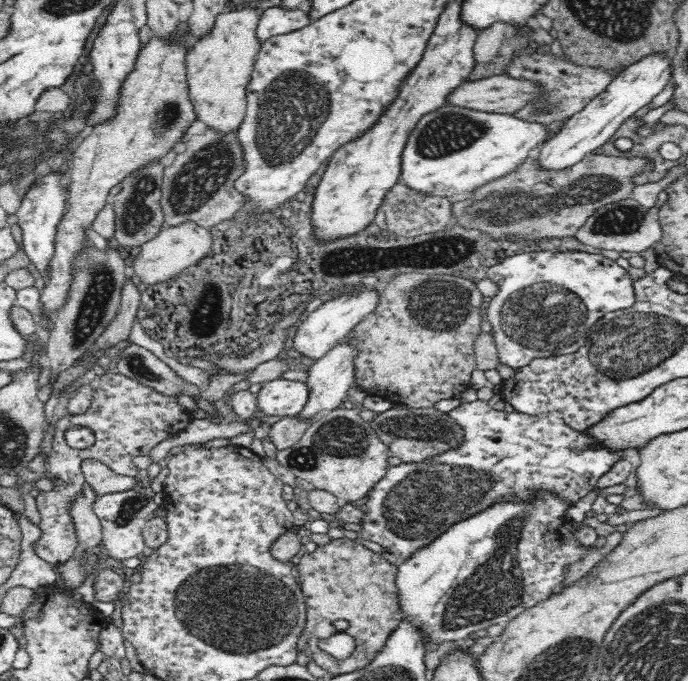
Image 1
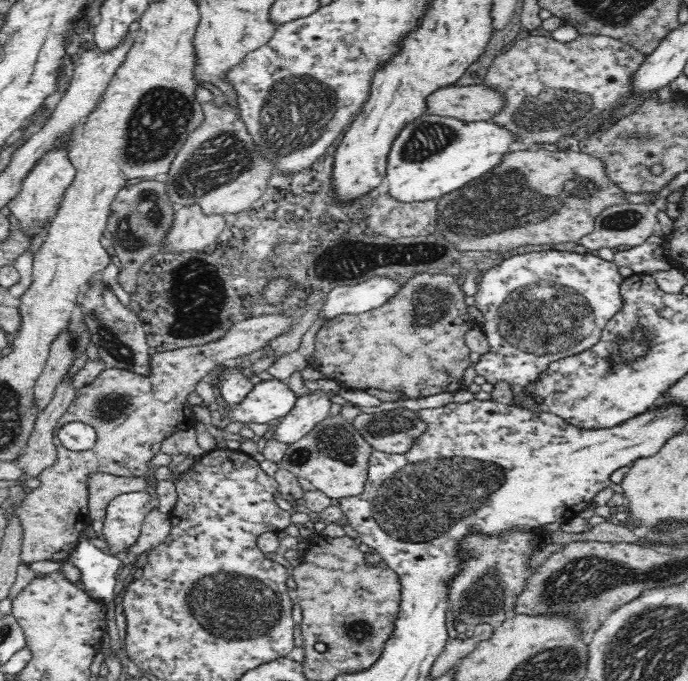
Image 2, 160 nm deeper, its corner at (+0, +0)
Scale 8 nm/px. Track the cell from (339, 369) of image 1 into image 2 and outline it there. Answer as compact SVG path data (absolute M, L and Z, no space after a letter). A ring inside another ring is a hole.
M317 390L308 396L297 398L294 408L280 418L281 422L276 426L272 437L287 445L298 442L319 422L334 413L335 407L328 399L330 394L331 392Z

